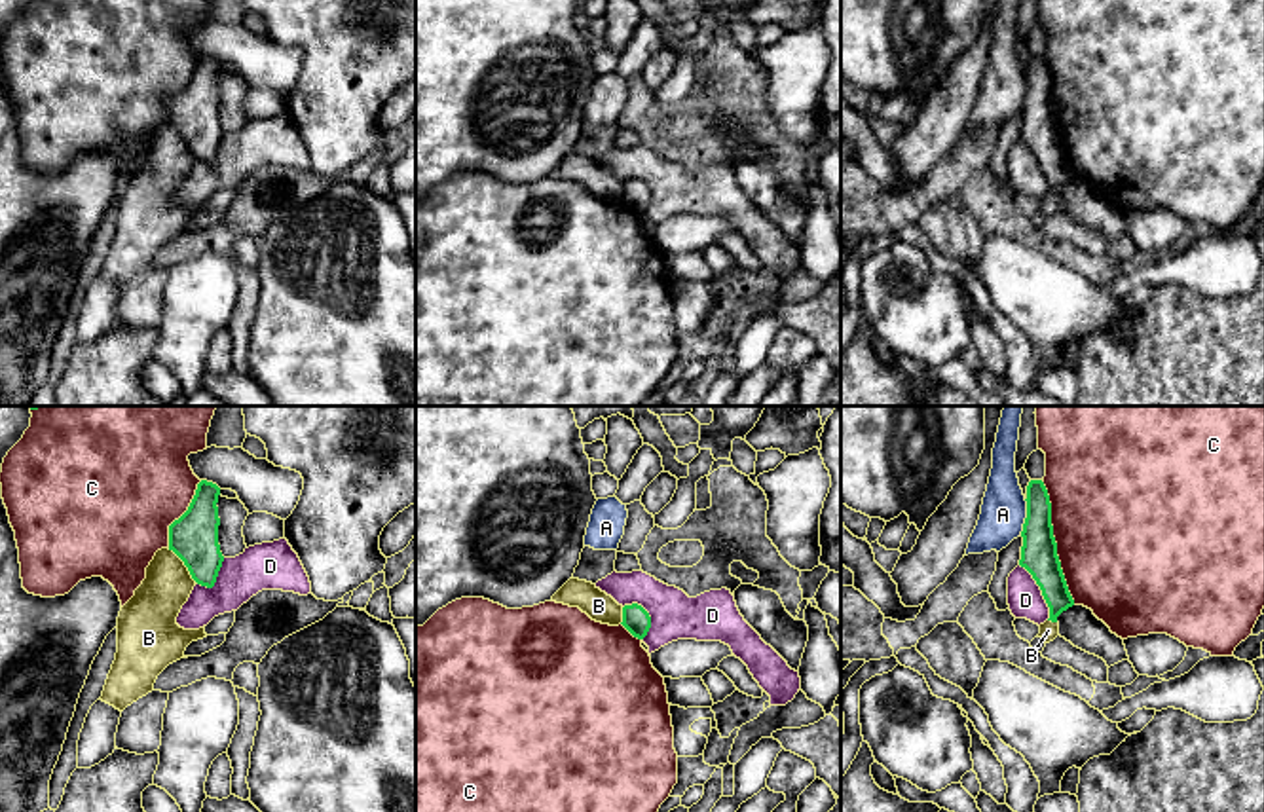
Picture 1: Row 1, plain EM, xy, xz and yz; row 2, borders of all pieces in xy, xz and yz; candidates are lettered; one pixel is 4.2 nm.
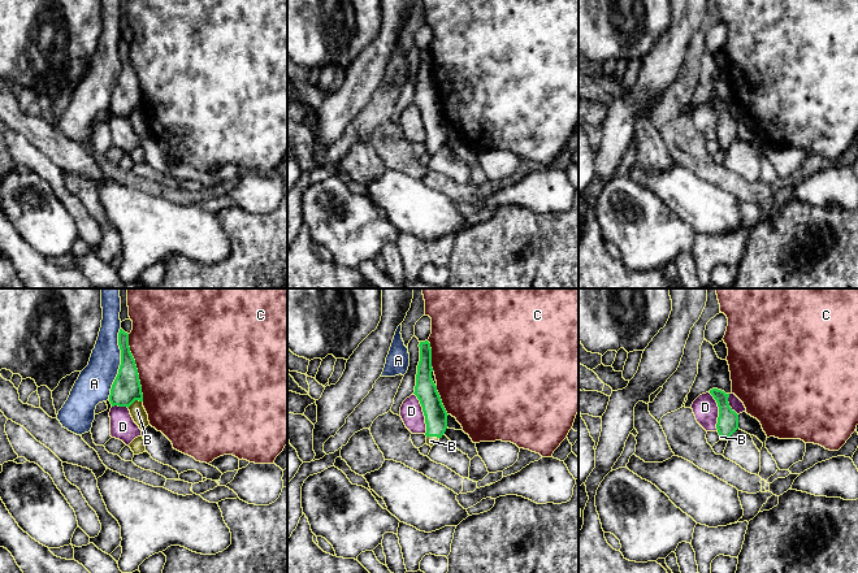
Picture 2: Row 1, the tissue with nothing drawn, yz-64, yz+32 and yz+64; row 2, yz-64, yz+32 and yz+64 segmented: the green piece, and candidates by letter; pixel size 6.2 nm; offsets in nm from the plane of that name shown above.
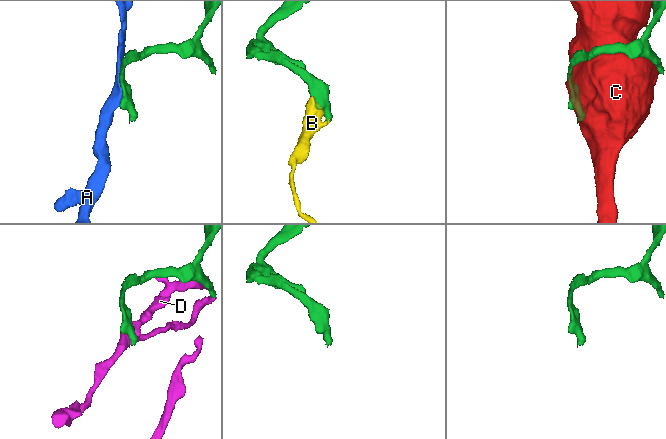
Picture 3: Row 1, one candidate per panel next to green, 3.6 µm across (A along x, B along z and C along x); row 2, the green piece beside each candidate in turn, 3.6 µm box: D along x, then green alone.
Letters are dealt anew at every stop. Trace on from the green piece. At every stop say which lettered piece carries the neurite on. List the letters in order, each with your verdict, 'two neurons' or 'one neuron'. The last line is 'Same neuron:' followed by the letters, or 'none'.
A: two neurons
B: one neuron
C: two neurons
D: two neurons
Same neuron: B

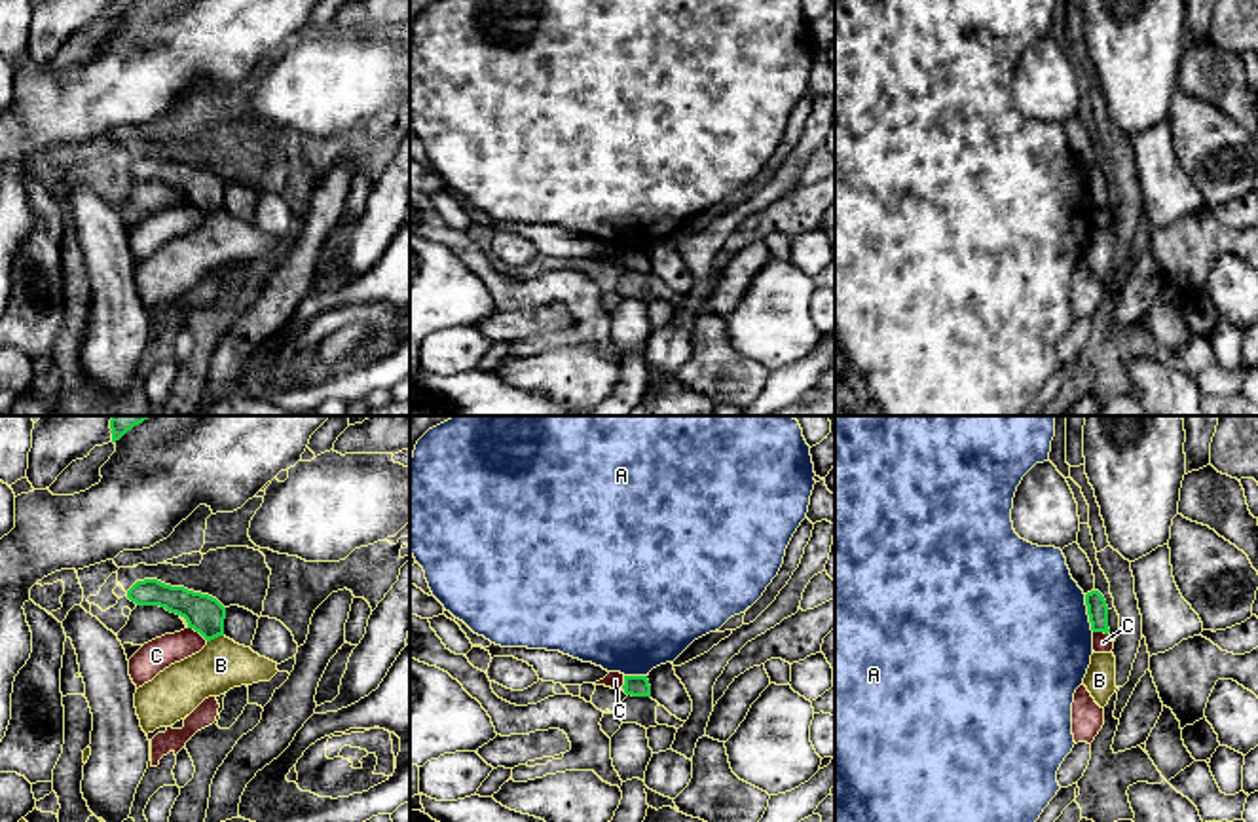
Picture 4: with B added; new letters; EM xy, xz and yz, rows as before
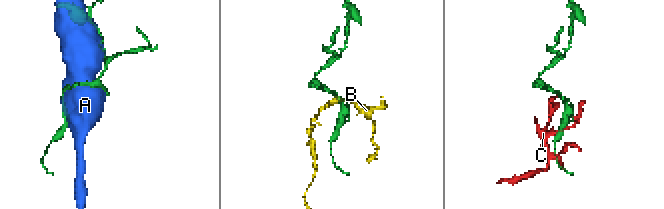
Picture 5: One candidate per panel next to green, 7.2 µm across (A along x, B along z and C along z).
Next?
A: two neurons
B: two neurons
C: two neurons
Same neuron: none

